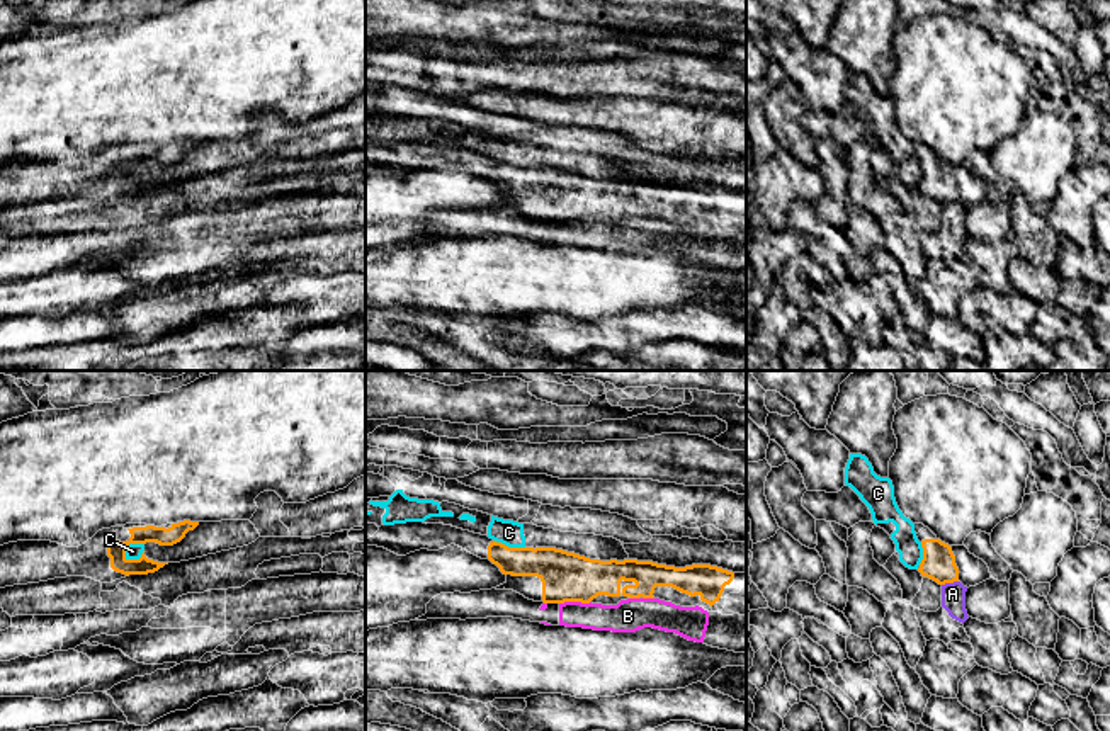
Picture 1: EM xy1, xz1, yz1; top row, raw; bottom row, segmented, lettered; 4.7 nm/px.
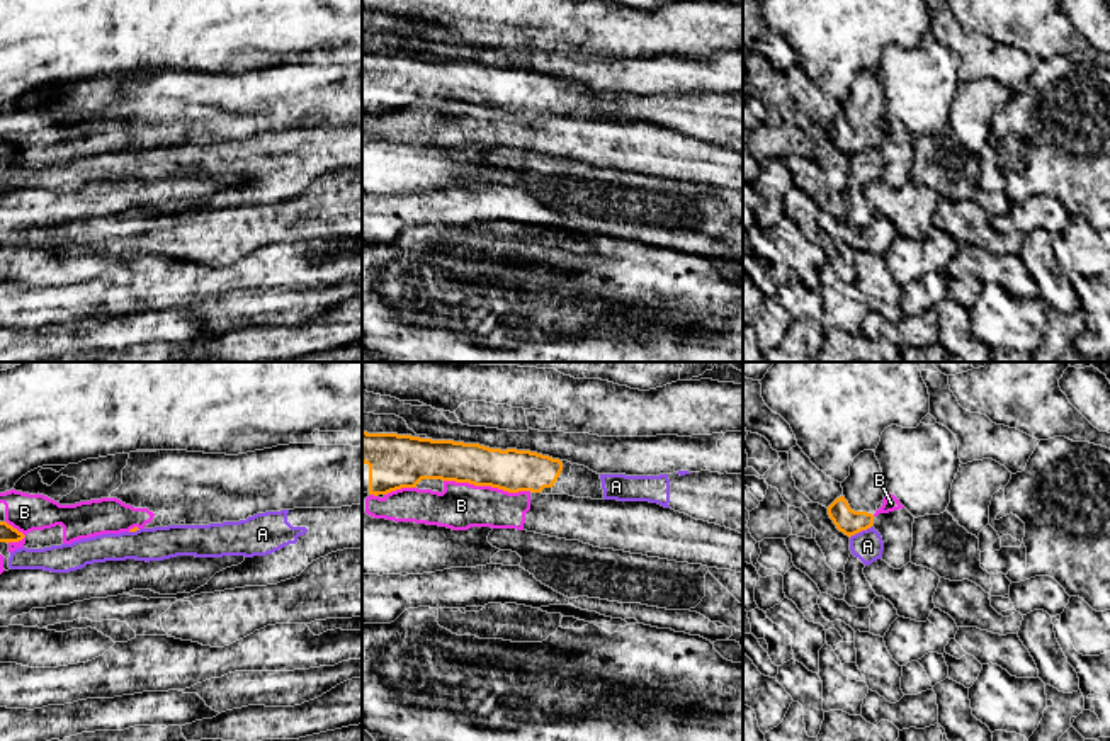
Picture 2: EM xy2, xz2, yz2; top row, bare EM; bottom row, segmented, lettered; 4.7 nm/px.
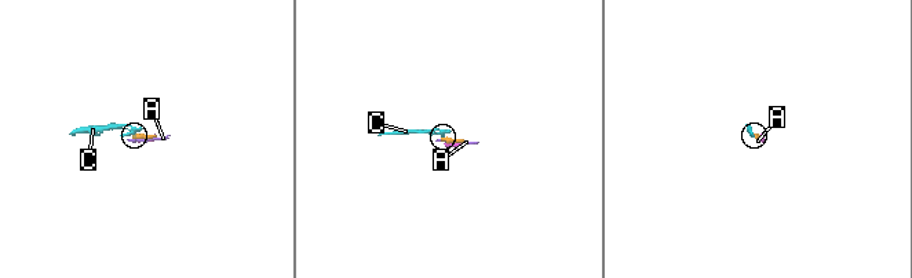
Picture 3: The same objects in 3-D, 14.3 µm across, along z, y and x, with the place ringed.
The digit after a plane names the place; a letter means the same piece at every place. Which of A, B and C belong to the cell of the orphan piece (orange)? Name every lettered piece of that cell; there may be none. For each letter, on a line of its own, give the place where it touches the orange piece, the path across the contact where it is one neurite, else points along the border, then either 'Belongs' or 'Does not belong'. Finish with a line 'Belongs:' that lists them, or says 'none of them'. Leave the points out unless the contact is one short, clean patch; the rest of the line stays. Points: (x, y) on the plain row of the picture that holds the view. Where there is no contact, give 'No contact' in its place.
A: Touches orange at yz2 (860, 150). Does not belong
B: Touches orange at xz2 (487, 104). Does not belong
C: Touches orange at xy1 (130, 162). Boundary: xy1 (143, 162), (131, 162), (126, 167), (124, 177). Does not belong
Belongs: none of them

